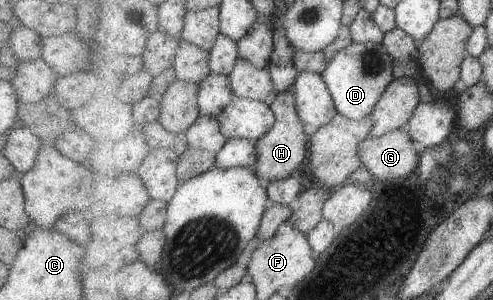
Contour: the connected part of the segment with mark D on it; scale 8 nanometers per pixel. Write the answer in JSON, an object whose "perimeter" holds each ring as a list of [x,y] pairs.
{"perimeter":[[[353,41],[353,44],[337,52],[333,60],[328,61],[322,75],[334,97],[338,112],[351,120],[360,121],[375,112],[379,100],[394,82],[394,59],[385,46],[373,43],[359,44]]]}

